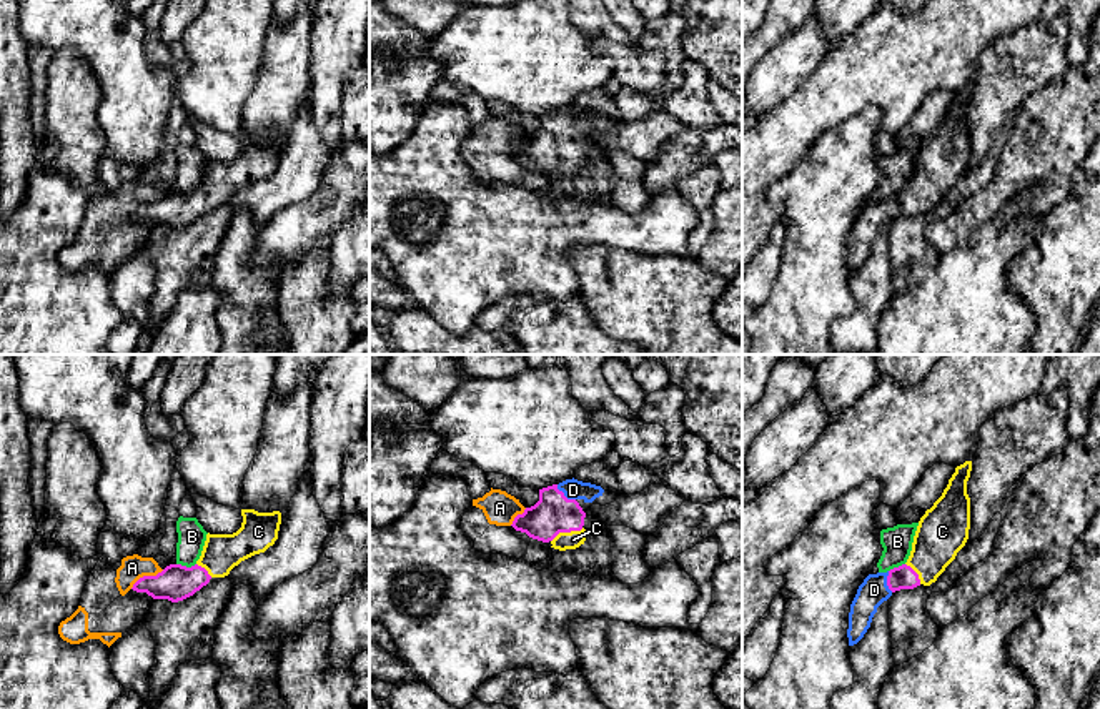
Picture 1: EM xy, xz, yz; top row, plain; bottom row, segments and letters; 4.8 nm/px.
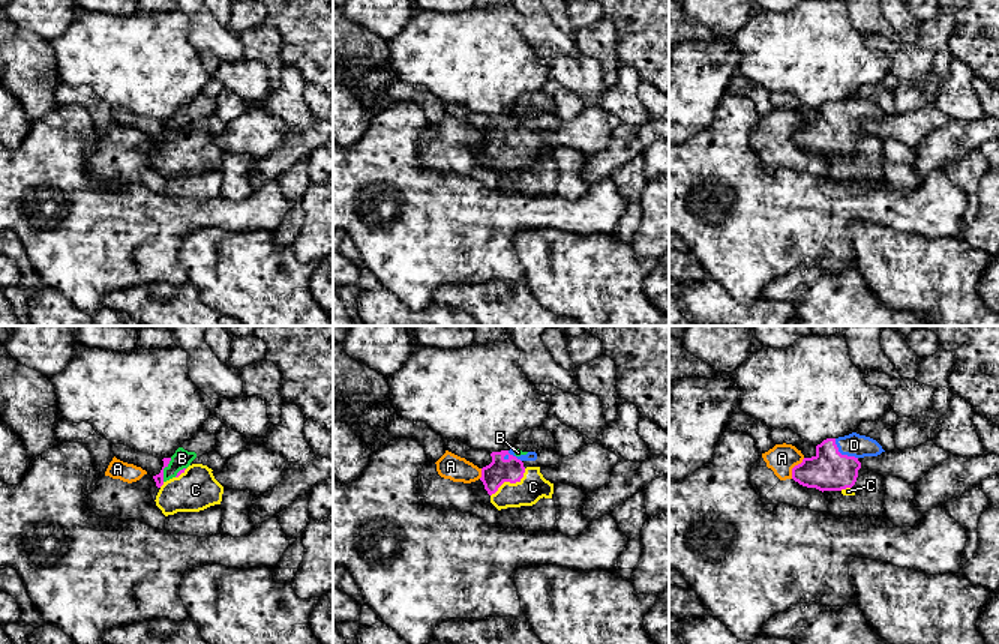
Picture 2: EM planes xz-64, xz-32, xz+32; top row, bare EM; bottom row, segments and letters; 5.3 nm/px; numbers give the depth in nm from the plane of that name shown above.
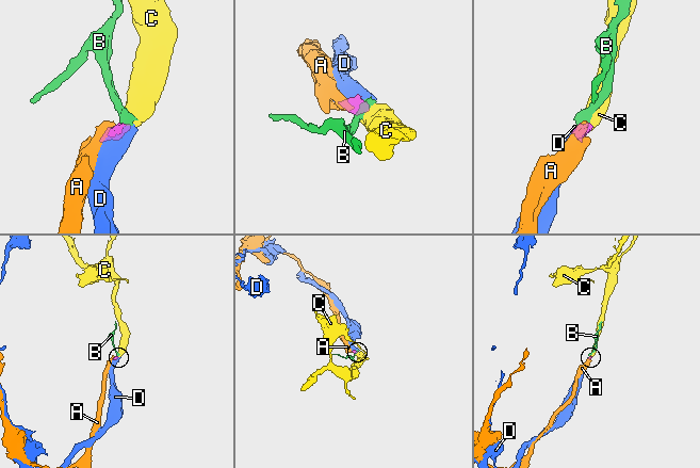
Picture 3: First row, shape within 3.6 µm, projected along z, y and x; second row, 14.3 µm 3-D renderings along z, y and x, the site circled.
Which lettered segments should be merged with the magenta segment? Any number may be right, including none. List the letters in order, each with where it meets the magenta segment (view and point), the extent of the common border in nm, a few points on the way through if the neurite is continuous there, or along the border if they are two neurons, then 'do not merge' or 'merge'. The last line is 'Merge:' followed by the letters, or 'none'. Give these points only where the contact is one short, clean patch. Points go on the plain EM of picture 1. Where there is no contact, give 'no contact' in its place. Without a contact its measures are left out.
A: xy (147, 203) | 190 nm | along xy (163, 197), (155, 202), (143, 202), (130, 215) | do not merge
B: xy (185, 193) | 100 nm | along xy (177, 190), (195, 192) | do not merge
C: xz (566, 158) | 170 nm | across xz (553, 140), (566, 158), (573, 167) | merge
D: xz (563, 122) | 120 nm | merge
Merge: C, D

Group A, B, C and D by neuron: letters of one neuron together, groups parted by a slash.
A / B / C D

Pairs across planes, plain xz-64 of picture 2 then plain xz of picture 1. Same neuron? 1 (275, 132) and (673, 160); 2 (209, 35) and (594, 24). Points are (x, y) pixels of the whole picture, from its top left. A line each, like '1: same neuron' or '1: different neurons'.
1: different neurons
2: same neuron

